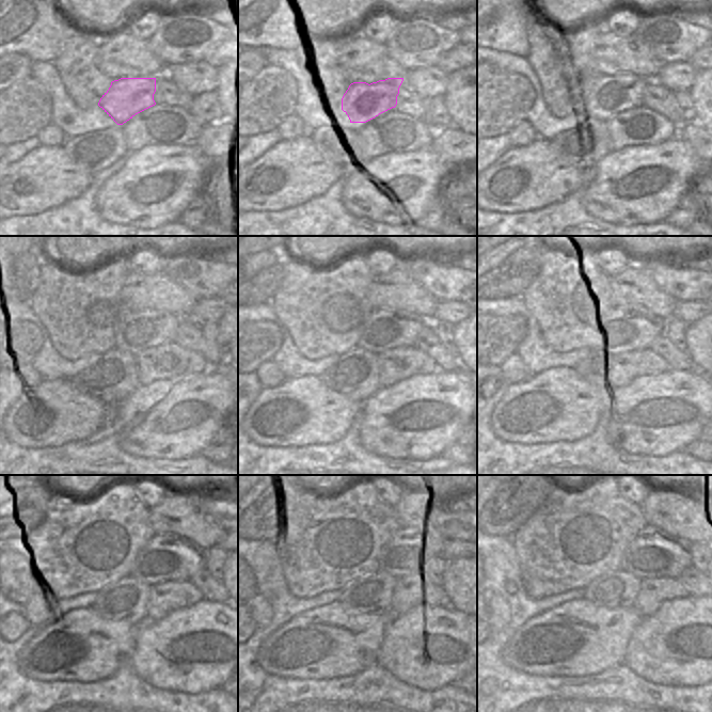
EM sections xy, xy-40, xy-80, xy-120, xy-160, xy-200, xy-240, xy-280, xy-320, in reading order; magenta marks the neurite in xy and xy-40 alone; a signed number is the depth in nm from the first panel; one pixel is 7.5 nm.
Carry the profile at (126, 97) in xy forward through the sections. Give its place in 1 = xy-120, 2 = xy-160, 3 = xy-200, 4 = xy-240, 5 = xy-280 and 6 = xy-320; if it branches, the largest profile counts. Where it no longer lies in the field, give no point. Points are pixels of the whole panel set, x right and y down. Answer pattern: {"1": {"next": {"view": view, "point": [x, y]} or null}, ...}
{"1": {"next": {"view": "xy-120", "point": [137, 331]}}, "2": {"next": {"view": "xy-160", "point": [384, 329]}}, "3": {"next": {"view": "xy-200", "point": [632, 327]}}, "4": {"next": {"view": "xy-240", "point": [164, 558]}}, "5": {"next": {"view": "xy-280", "point": [411, 553]}}, "6": {"next": {"view": "xy-320", "point": [653, 555]}}}

